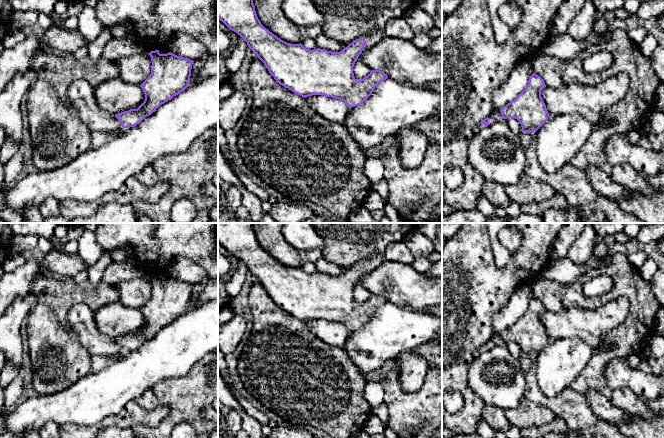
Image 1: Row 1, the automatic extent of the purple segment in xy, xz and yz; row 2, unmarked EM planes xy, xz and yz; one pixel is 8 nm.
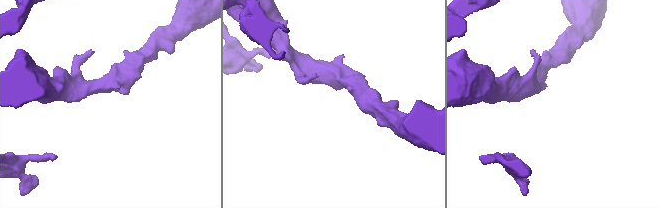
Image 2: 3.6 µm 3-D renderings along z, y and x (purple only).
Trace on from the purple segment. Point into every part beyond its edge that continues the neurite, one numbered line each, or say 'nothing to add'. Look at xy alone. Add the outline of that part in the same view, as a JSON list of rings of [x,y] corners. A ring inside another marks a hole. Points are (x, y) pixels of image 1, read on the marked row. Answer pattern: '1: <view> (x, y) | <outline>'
nothing to add

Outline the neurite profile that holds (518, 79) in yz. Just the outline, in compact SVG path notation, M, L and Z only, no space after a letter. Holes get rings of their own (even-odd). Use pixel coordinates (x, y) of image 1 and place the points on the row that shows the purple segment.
M529 59L517 63L508 79L494 93L493 102L495 109L500 110L514 100L525 89L533 73Z

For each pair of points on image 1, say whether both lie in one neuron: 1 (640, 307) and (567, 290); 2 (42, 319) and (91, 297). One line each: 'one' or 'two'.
1: one
2: one

